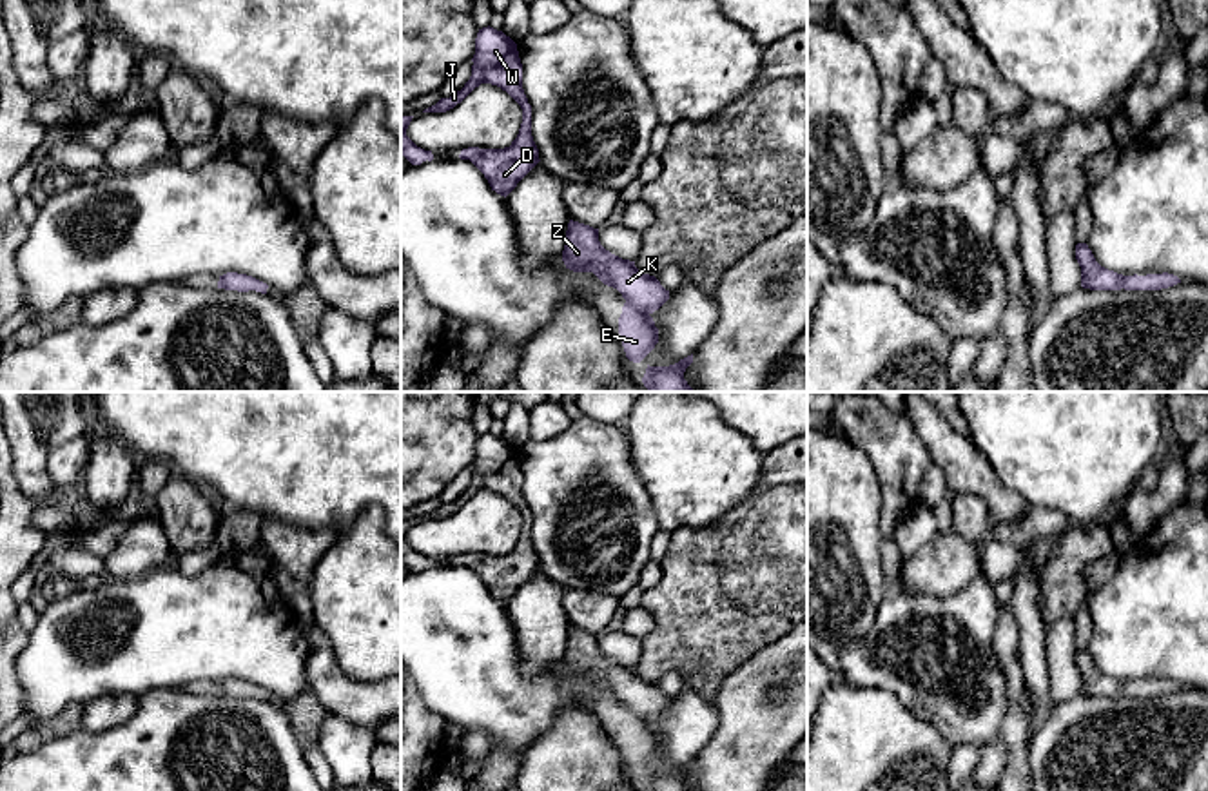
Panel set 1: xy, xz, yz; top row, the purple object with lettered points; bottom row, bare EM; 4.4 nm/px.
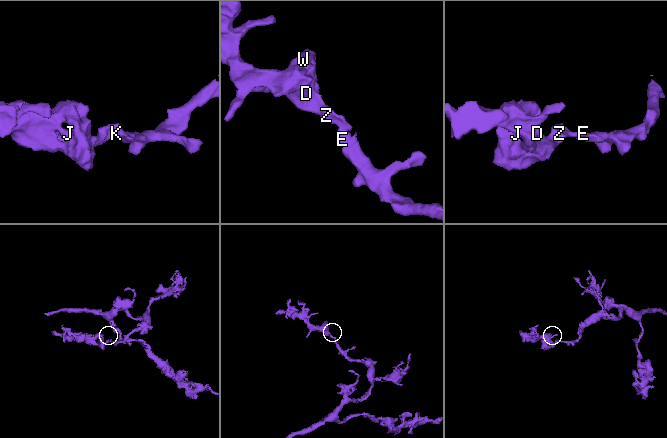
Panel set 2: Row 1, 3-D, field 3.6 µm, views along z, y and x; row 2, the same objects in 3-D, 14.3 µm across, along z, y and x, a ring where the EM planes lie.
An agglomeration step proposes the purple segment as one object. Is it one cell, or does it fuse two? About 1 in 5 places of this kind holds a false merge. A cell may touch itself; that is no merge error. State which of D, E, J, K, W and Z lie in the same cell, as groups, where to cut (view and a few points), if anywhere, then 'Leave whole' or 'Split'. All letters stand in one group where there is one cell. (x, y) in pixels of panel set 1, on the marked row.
Groups: D E J K W Z. No split. Leave whole

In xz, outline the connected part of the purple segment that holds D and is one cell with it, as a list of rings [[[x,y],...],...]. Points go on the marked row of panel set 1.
[[[482,27],[475,38],[472,76],[461,91],[441,98],[423,112],[446,112],[461,103],[481,83],[492,83],[506,91],[522,109],[522,123],[517,138],[504,149],[463,149],[459,158],[470,160],[488,180],[492,190],[508,196],[517,183],[541,161],[531,136],[531,105],[522,89],[522,63],[517,44],[502,31]]]

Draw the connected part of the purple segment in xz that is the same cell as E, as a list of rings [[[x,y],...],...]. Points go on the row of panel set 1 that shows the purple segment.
[[[573,220],[568,223],[562,261],[573,272],[593,272],[622,294],[626,303],[619,317],[619,334],[626,357],[640,363],[658,343],[651,314],[669,299],[669,290],[655,276],[640,272],[635,261],[606,250],[599,241],[599,229]]]

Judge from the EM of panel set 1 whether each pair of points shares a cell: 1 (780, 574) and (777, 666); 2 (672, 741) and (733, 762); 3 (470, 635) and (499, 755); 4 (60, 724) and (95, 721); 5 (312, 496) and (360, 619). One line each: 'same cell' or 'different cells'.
1: different cells
2: different cells
3: different cells
4: different cells
5: different cells

